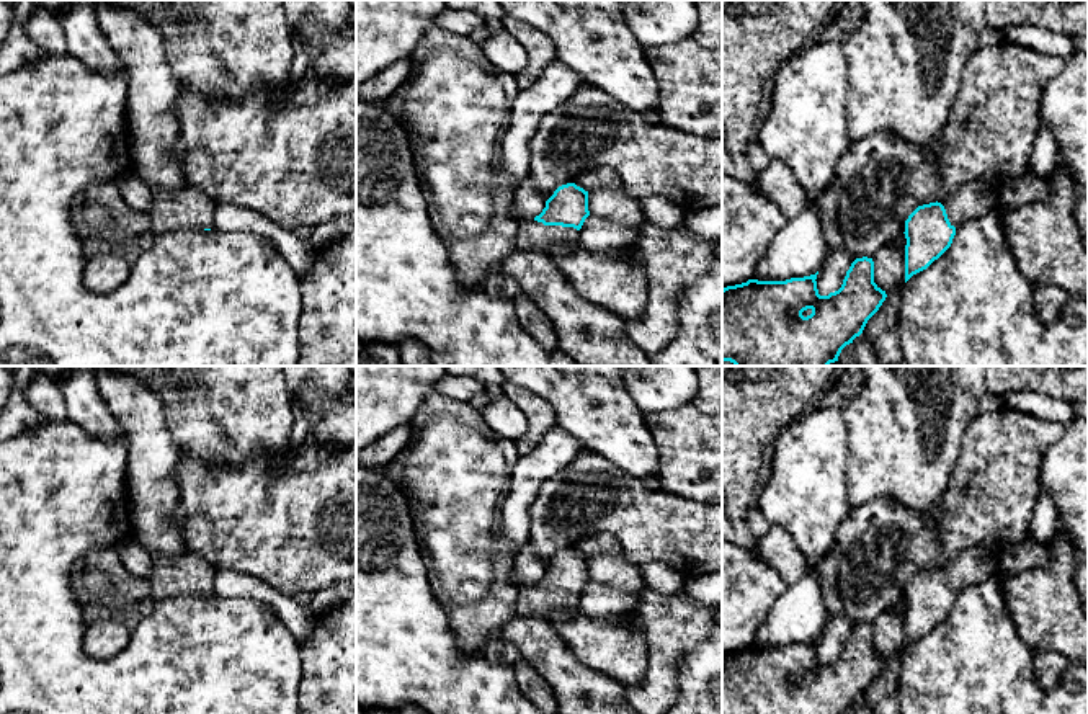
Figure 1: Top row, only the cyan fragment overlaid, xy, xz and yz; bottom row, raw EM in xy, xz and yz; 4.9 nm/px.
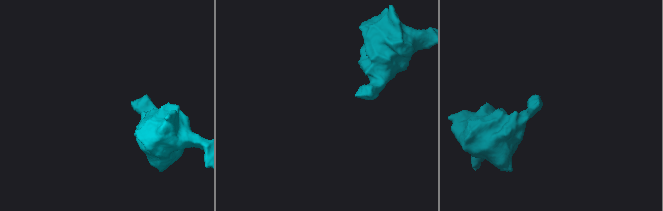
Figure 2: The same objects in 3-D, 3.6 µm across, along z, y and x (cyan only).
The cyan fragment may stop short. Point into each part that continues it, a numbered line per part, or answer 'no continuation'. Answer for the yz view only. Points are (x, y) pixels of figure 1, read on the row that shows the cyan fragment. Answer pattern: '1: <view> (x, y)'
1: yz (976, 198)

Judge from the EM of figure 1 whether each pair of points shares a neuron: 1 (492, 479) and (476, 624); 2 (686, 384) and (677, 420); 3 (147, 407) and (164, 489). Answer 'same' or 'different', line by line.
1: same
2: different
3: same

